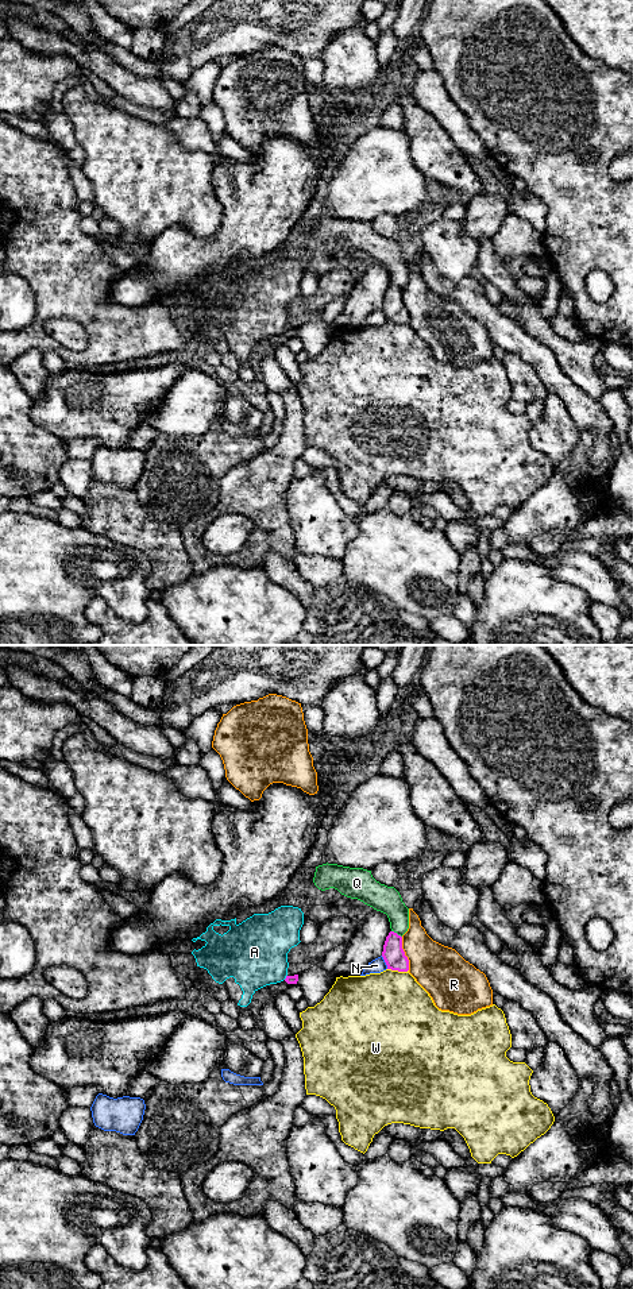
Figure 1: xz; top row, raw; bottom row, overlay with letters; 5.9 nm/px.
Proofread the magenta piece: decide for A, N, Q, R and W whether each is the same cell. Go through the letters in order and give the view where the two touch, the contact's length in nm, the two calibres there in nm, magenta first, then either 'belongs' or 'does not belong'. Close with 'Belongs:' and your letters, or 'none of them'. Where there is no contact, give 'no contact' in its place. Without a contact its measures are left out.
A: xz | 40 nm | 50/380 nm | does not belong
N: xz | 90 nm | 130/90 nm | does not belong
Q: xz | 80 nm | 130/160 nm | does not belong
R: xz | 200 nm | 130/300 nm | does not belong
W: xz | 130 nm | 130/480 nm | does not belong
Belongs: none of them

